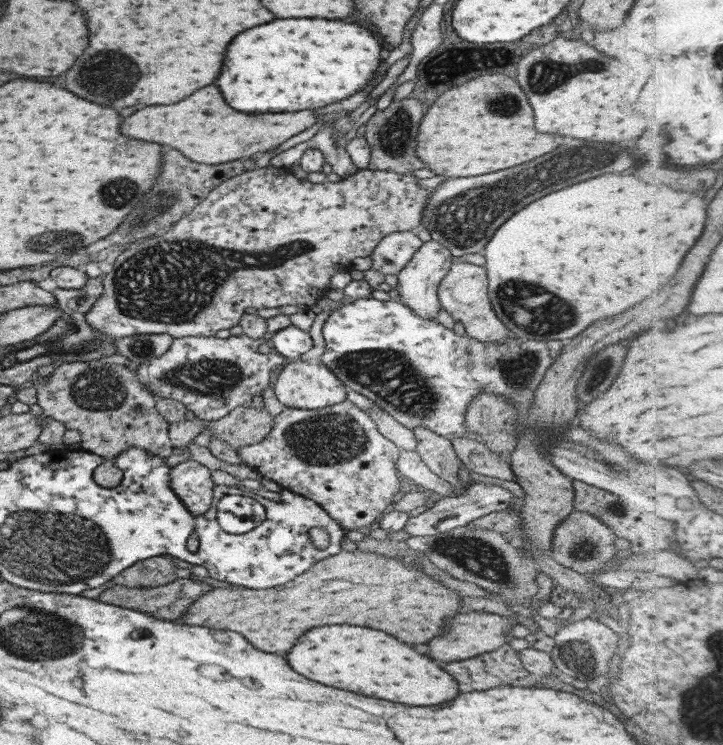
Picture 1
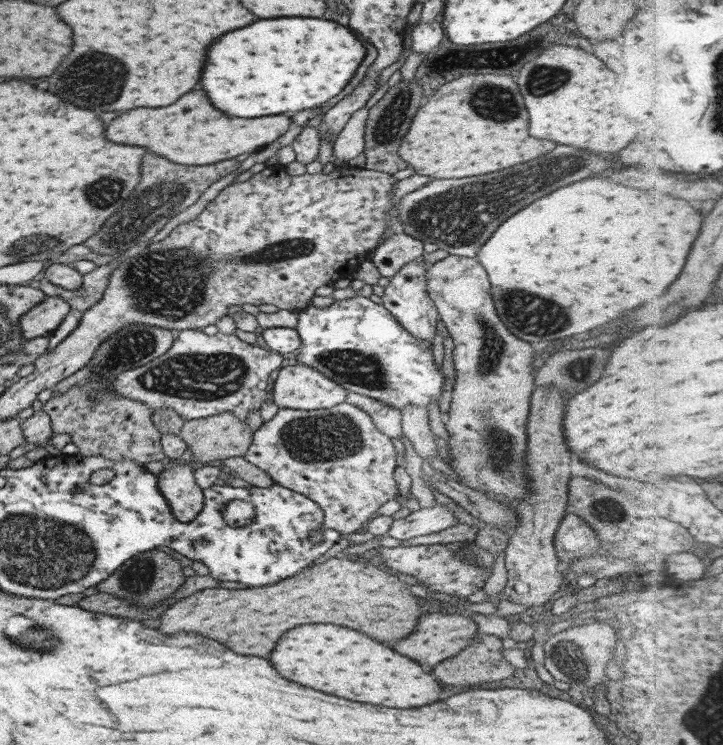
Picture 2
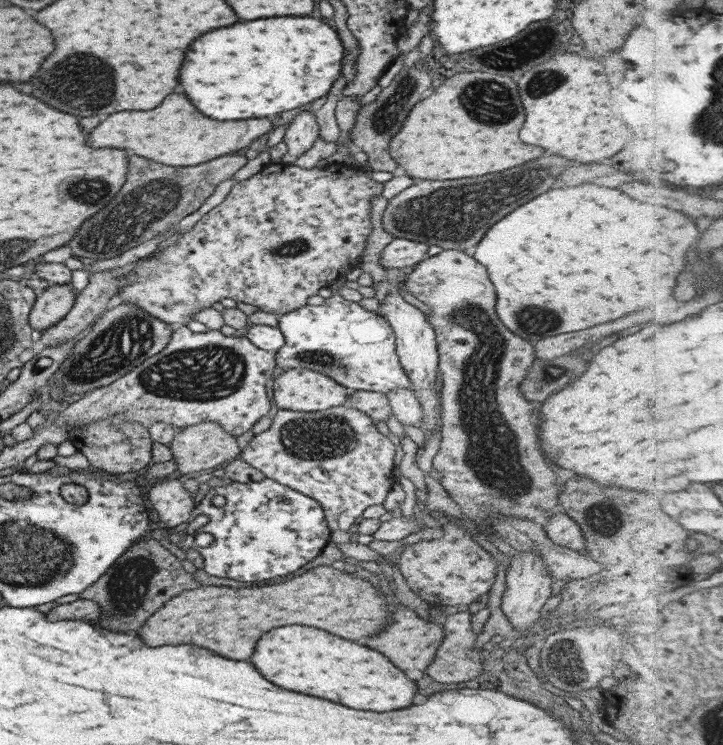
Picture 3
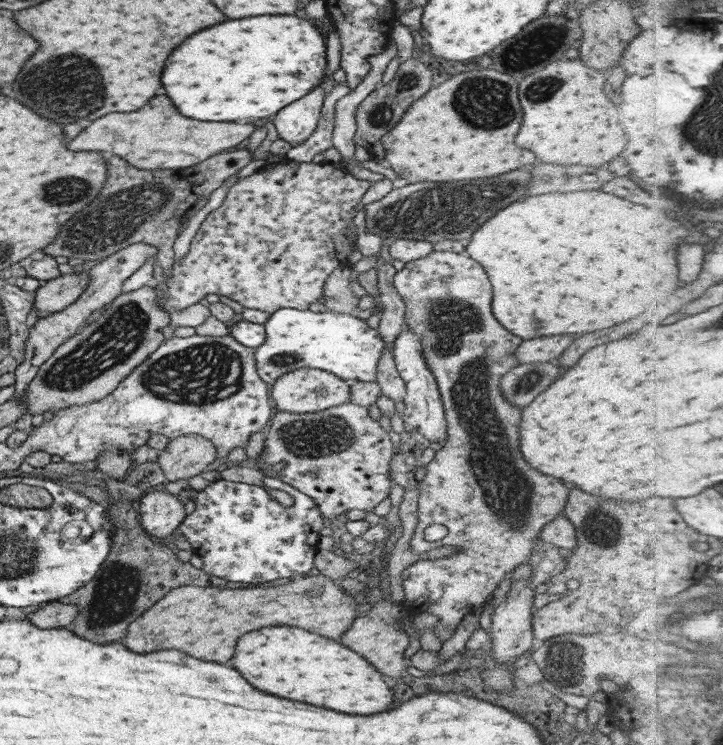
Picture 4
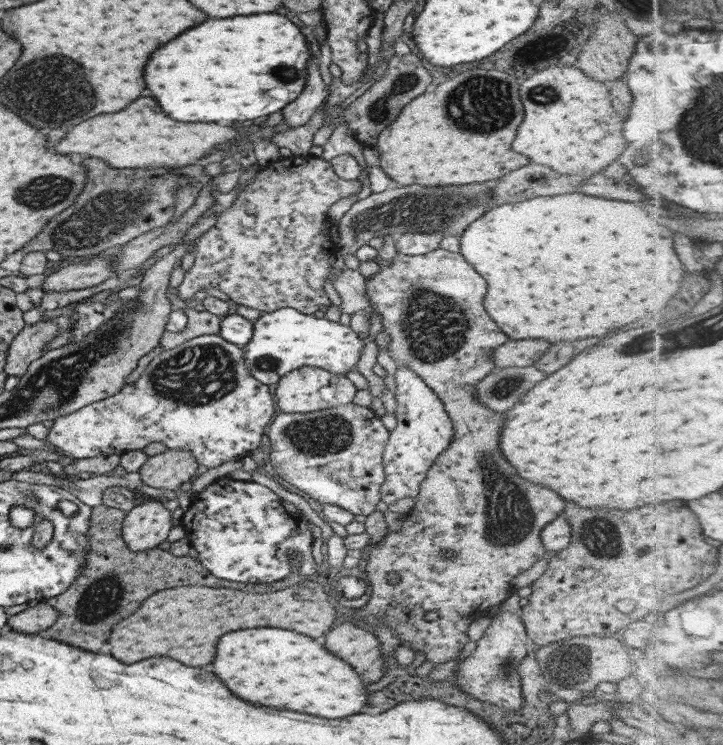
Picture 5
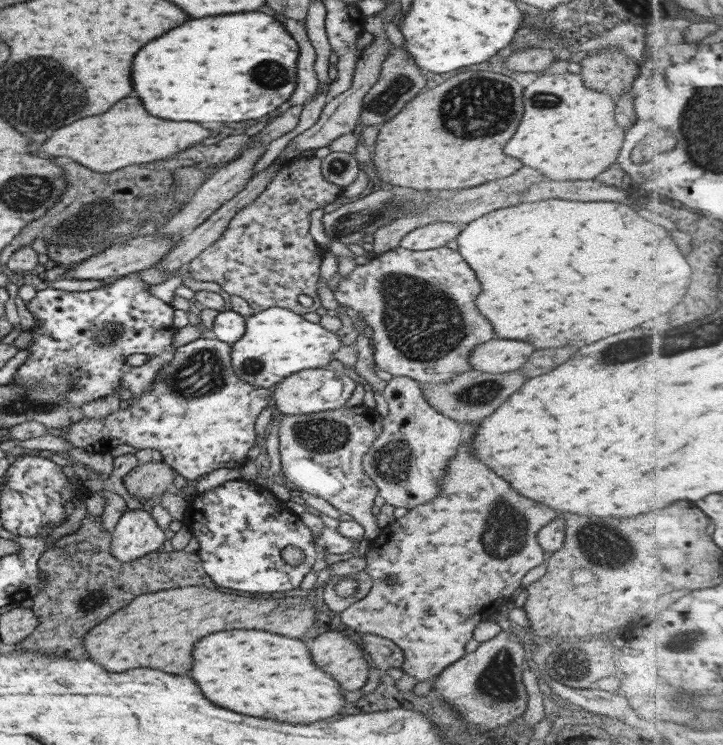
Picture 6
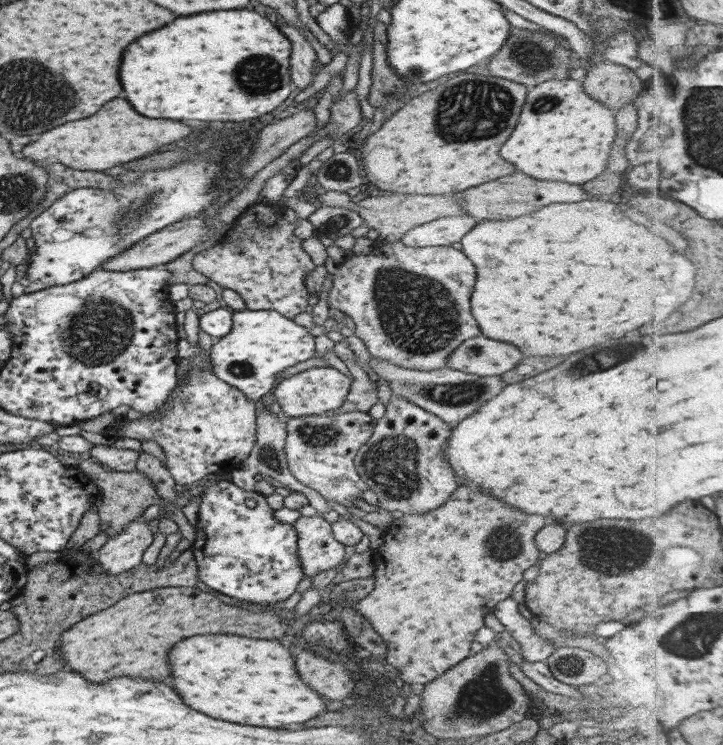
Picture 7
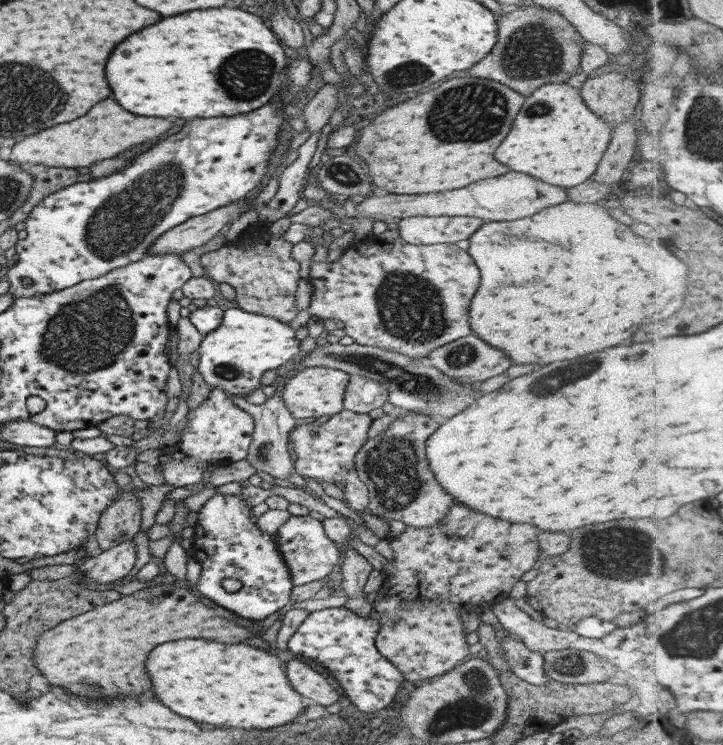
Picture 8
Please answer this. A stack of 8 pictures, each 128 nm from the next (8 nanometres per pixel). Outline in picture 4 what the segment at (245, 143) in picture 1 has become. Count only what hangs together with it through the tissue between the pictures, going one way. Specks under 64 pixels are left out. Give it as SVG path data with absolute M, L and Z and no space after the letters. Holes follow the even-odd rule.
M156 96L152 98L144 108L138 112L128 112L128 114L108 114L104 118L94 120L82 134L78 134L68 148L70 150L98 150L98 152L114 152L116 156L126 158L130 165L140 169L179 169L194 166L207 158L216 154L231 151L239 146L257 130L254 124L236 124L236 122L200 122L182 116L172 100L168 96Z

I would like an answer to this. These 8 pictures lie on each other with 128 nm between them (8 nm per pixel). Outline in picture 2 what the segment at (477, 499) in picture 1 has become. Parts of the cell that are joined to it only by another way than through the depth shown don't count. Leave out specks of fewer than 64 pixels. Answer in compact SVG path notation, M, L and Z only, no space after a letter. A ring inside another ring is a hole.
M436 503L435 506L421 508L400 520L394 520L387 536L410 541L416 536L428 536L446 530L449 526L458 524L458 518L448 506Z

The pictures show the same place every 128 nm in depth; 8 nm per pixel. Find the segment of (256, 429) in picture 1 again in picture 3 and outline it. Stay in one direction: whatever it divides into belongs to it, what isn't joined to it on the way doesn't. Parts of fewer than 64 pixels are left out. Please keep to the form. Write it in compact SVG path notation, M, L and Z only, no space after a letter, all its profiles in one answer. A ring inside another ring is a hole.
M201 422L180 429L170 443L172 449L172 459L177 463L175 475L187 477L199 470L207 468L217 468L224 461L229 461L241 454L240 446L236 437L226 429L220 427L220 423Z

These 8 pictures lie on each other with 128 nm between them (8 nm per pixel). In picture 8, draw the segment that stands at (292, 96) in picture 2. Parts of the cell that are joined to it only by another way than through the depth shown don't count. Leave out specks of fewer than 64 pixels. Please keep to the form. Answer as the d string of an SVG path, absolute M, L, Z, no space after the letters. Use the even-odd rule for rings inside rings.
M238 7L194 10L128 36L112 52L106 76L114 98L132 114L236 116L268 104L284 88L286 58L279 38L260 16Z

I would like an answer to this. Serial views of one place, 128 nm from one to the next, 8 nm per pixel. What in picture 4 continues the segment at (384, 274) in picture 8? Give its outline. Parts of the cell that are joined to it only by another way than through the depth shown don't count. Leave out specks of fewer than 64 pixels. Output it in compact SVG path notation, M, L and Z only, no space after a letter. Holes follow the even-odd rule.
M433 251L425 258L396 266L388 276L406 305L405 327L420 335L420 351L438 383L448 422L445 445L426 465L426 476L418 486L419 524L410 540L416 562L401 573L406 606L414 606L440 617L434 631L444 642L452 636L452 629L456 629L466 614L483 610L507 572L514 570L518 564L530 562L536 537L544 525L562 516L569 494L568 488L558 478L548 478L546 474L534 470L520 452L518 430L522 422L522 407L512 405L503 397L499 387L500 378L520 364L514 352L524 339L504 330L492 316L492 286L482 266L464 252ZM474 308L486 308L486 312L462 314ZM433 523L446 526L448 534L441 540L430 542L425 539L424 529ZM440 546L455 546L458 550L454 550L451 556L424 558L424 554Z

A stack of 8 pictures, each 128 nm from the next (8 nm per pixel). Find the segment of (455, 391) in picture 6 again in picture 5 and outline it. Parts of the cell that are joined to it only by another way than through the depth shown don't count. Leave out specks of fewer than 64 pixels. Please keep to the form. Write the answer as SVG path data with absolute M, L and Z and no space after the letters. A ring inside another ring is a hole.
M534 365L524 368L495 367L494 371L478 382L476 399L488 409L504 413L522 398L522 394L526 394L546 376L546 372Z

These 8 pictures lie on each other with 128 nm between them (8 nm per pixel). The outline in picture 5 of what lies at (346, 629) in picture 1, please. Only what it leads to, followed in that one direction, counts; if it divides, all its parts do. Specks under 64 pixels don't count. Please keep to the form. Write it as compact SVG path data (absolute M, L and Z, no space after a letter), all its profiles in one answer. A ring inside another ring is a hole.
M250 628L250 630L238 630L232 634L226 634L218 642L214 672L240 698L250 700L250 702L258 702L264 706L288 708L288 710L292 710L292 708L294 710L308 710L304 714L316 714L316 716L324 716L324 718L344 718L344 716L362 712L362 708L368 704L368 690L366 690L368 686L356 674L356 670L348 662L344 662L342 658L336 658L334 654L330 654L316 640L312 640L304 634L298 634L294 630Z

